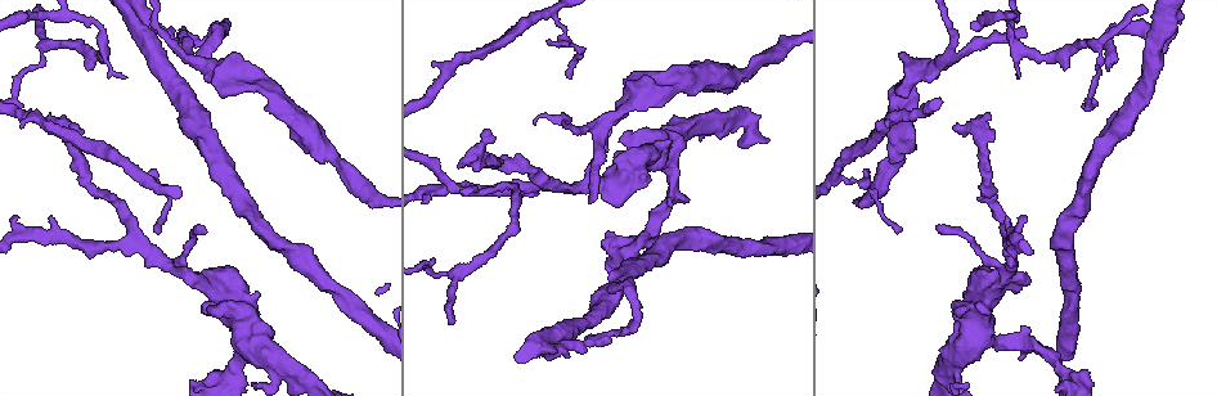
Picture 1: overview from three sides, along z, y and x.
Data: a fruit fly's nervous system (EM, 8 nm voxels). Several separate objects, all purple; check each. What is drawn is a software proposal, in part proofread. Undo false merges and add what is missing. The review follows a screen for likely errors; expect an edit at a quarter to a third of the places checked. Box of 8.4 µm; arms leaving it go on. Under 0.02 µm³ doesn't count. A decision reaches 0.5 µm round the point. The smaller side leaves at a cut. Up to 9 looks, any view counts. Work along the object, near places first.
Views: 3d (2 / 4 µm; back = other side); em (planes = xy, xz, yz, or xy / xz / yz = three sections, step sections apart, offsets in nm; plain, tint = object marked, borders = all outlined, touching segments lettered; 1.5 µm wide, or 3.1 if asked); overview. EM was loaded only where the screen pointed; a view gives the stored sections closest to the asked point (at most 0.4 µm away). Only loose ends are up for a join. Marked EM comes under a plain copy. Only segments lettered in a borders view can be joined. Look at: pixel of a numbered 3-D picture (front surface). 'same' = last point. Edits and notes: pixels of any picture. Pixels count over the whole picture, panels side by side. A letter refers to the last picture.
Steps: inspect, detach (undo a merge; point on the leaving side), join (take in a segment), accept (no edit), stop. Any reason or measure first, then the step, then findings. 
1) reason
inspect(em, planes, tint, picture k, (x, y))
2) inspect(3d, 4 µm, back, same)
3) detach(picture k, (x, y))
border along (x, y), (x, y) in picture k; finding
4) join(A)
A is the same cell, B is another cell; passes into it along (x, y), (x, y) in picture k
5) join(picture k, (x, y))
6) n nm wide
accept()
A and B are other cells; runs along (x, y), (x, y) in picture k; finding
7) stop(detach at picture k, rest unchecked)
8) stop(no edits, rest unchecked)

thick turns thin
inspect(3d, 2 µm, picture 1, (456, 274))

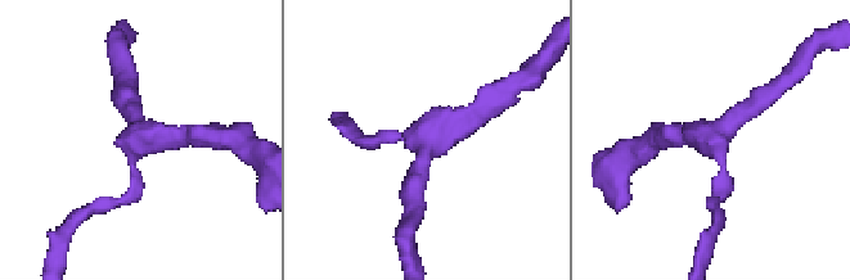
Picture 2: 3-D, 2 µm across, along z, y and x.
inspect(em, planes, borders, picture 2, (709, 134))

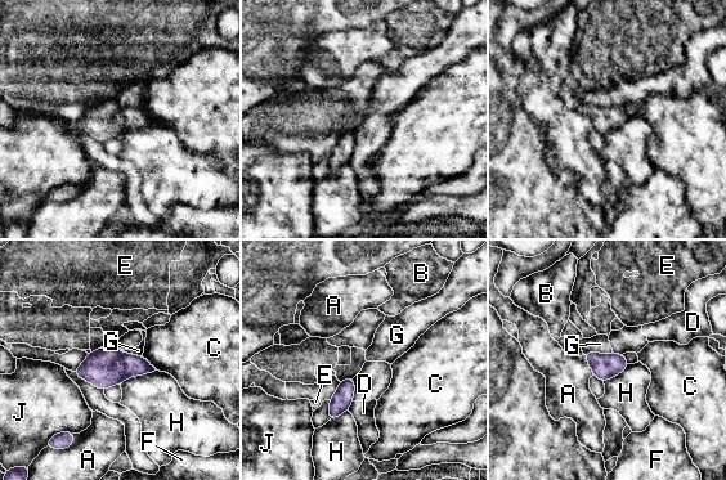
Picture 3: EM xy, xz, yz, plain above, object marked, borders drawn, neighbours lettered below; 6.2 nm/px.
accept()
A, B, C, D, E, F, G, H and J are other cells; border along (613, 353), (586, 351), (583, 354) in picture 3; continuous, no second neuron

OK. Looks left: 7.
inspect(em, planes, borders, picture 1, (988, 114))

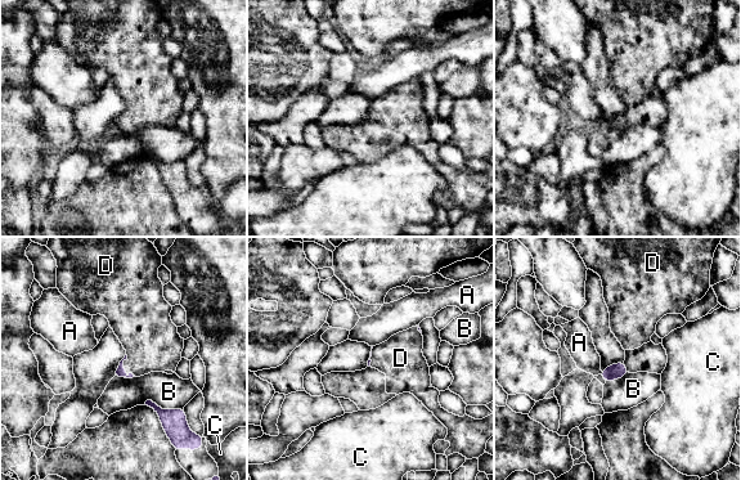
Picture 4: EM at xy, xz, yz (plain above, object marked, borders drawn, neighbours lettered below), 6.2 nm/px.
join(D)
D is the same cell, A, B and C are other cells; passes into it along (120, 372), (124, 368), (152, 344) in picture 4; the neuron continues

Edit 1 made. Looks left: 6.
redraw
inspect(overview)

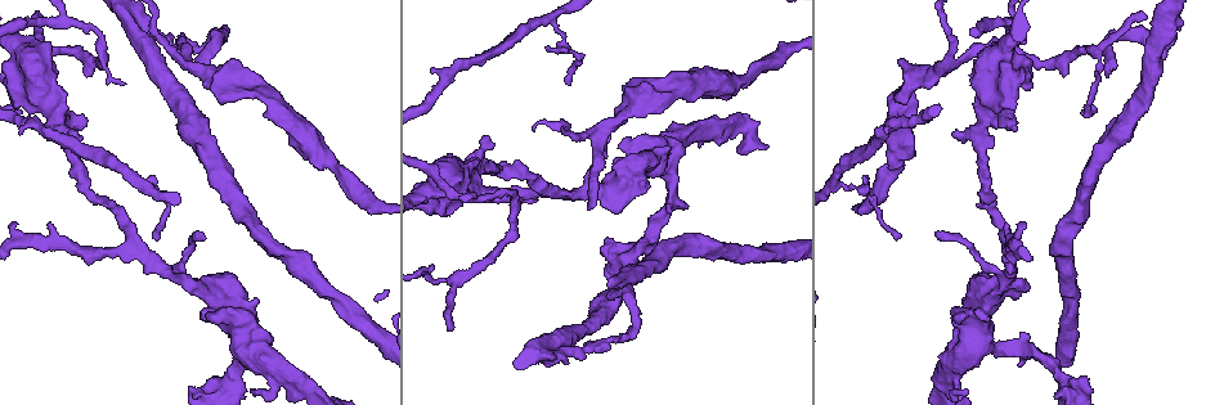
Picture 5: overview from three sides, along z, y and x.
sharp bend
inspect(em, yz, step 8, tint, picture 5, (514, 192))

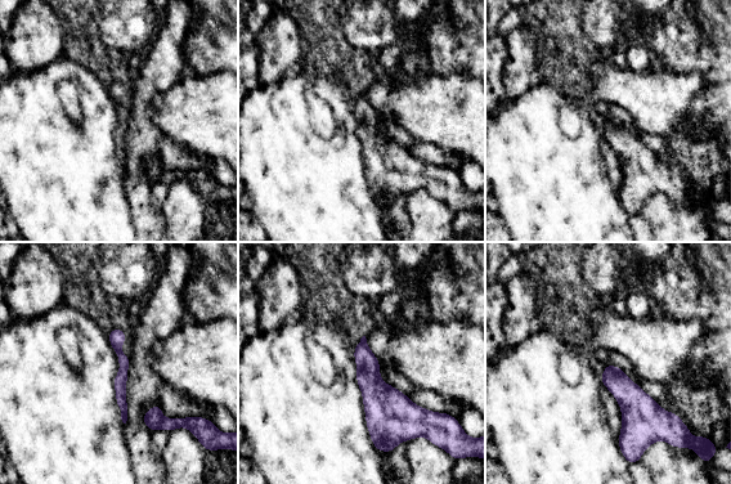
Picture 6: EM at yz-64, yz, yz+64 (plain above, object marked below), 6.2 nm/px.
cut it another way
inspect(em, planes, borders, same)

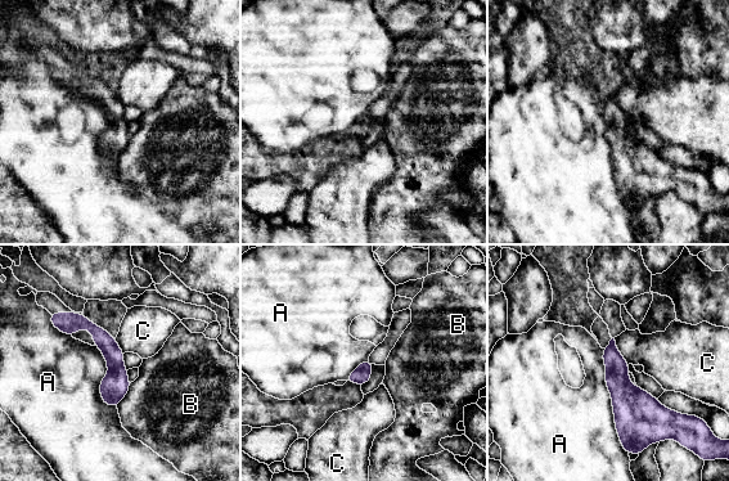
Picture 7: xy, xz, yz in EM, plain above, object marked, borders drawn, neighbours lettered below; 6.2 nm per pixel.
accept()
A, B and C are other cells; runs along (58, 319), (88, 324), (109, 347), (115, 403) in picture 7; one neuron here

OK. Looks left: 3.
inspect(em, planes, borders, picture 5, (1109, 73))

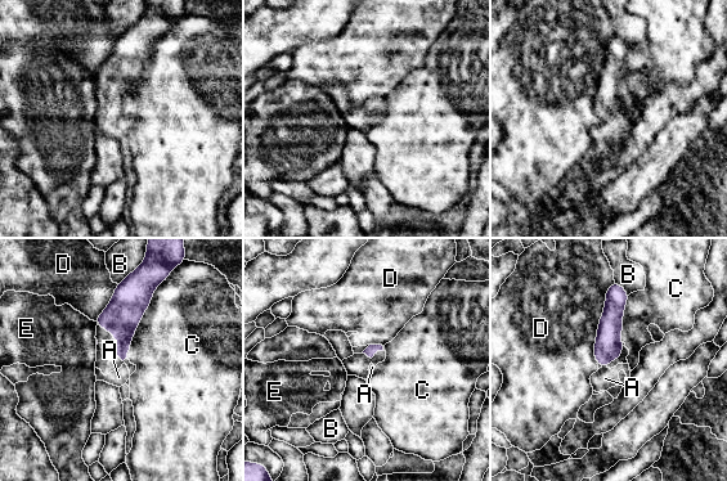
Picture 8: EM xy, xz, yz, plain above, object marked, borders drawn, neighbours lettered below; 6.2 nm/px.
join(A)
A is the same cell, B, C, D and E are other cells; passes into it along (609, 329), (604, 367), (605, 378) in picture 8; it goes on there

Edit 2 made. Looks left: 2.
stop(join at picture 4, join at picture 8, rest unchecked)

